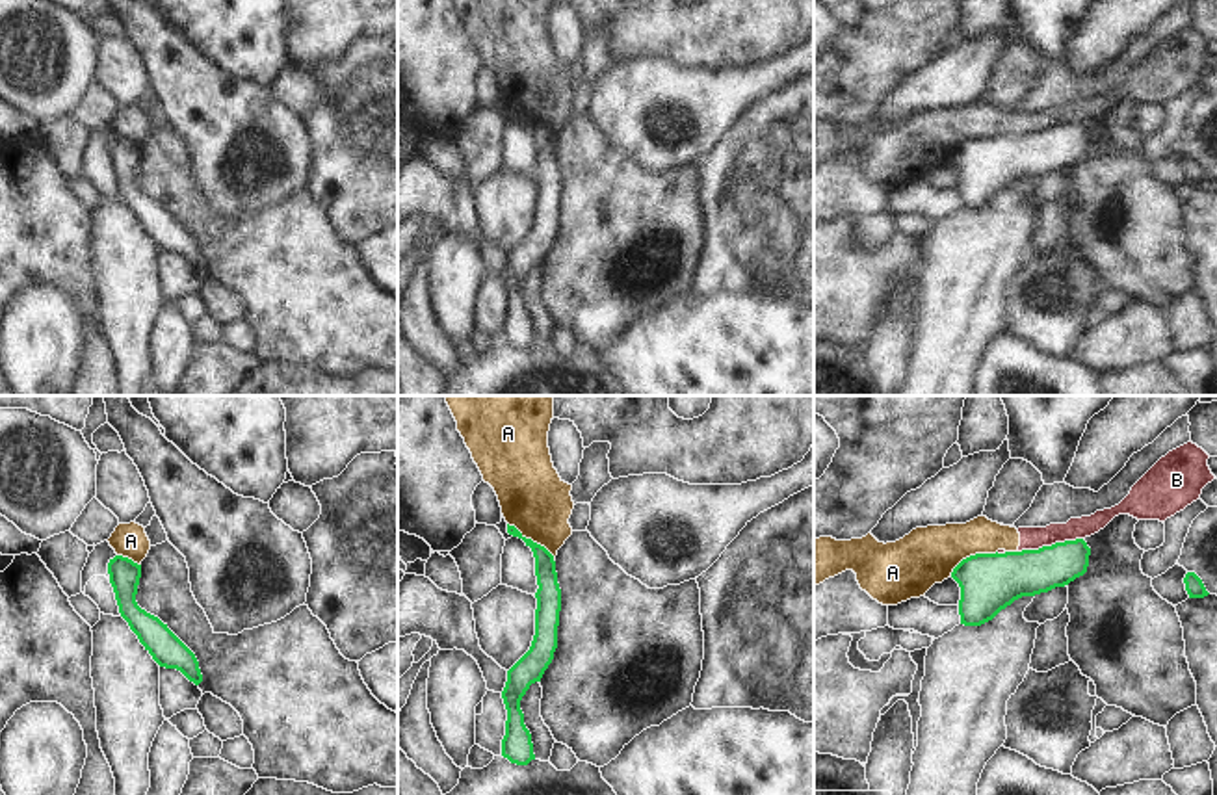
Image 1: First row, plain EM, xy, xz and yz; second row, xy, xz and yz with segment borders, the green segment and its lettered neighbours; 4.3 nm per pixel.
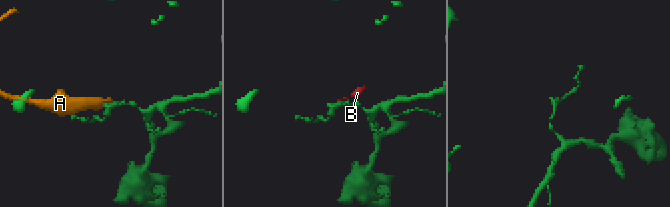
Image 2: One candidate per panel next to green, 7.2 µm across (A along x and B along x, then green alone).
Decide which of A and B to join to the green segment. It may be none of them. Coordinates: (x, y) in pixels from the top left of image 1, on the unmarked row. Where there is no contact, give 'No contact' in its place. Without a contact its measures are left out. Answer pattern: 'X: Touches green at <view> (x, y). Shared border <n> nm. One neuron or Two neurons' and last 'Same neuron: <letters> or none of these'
A: Touches green at xz (530, 123). Shared border 260 nm. Two neurons
B: Touches green at yz (1052, 129). Shared border 280 nm. Two neurons
Same neuron: none of these

